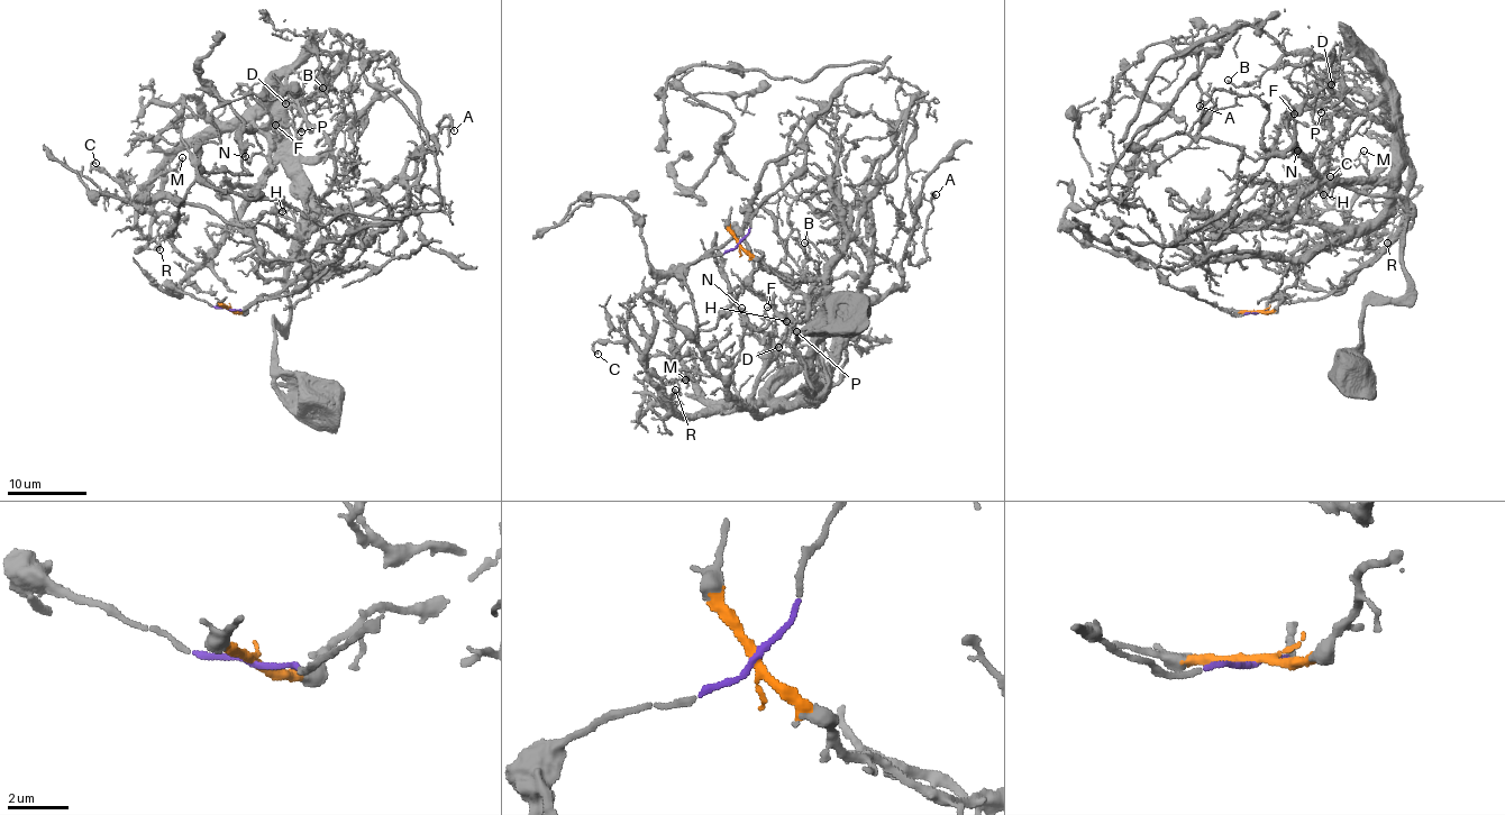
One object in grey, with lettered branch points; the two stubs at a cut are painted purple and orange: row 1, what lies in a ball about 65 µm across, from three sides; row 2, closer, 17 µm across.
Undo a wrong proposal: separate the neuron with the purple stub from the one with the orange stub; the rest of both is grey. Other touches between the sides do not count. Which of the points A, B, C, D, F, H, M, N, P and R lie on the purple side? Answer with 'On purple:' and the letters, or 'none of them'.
On purple: none of them

